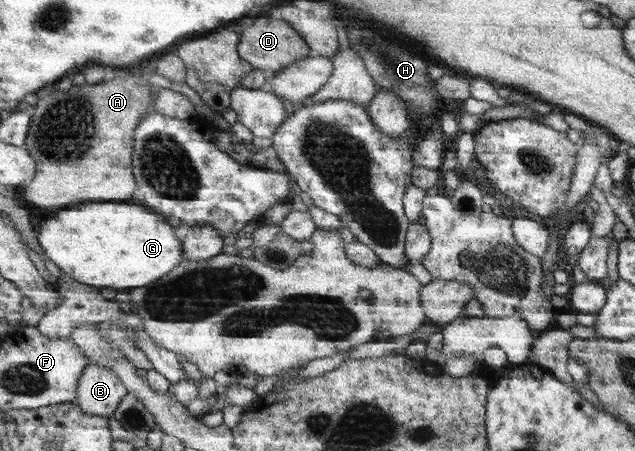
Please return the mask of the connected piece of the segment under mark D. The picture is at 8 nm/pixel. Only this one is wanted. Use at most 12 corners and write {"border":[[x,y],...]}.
{"border":[[278,16],[240,30],[240,57],[277,74],[312,55]]}

